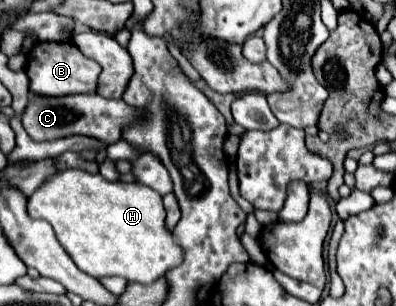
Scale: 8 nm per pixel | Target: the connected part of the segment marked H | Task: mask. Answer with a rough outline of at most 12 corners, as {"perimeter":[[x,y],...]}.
{"perimeter":[[79,169],[27,199],[75,265],[153,283],[183,261],[161,195]]}

